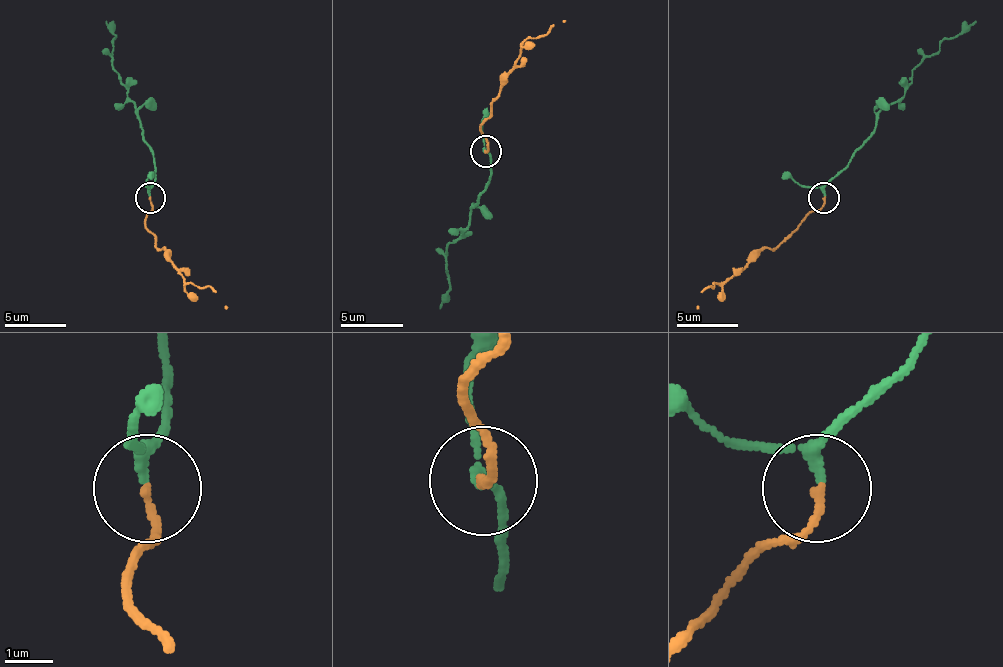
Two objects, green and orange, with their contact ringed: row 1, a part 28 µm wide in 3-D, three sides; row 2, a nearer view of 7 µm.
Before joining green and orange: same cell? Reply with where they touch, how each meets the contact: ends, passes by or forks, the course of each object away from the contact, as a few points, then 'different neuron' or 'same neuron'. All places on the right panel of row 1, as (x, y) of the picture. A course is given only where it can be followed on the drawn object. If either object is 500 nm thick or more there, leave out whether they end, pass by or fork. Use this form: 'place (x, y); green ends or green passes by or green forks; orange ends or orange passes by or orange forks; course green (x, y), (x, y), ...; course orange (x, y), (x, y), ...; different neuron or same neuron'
place (824, 197); green passes by; orange ends; course green (826, 195), (826, 186), (875, 128), (878, 113), (896, 104), (920, 64), (945, 40), (966, 30), (975, 21); course orange (823, 198), (798, 225), (768, 250), (753, 256), (713, 286), (707, 286), (698, 308); same neuron

